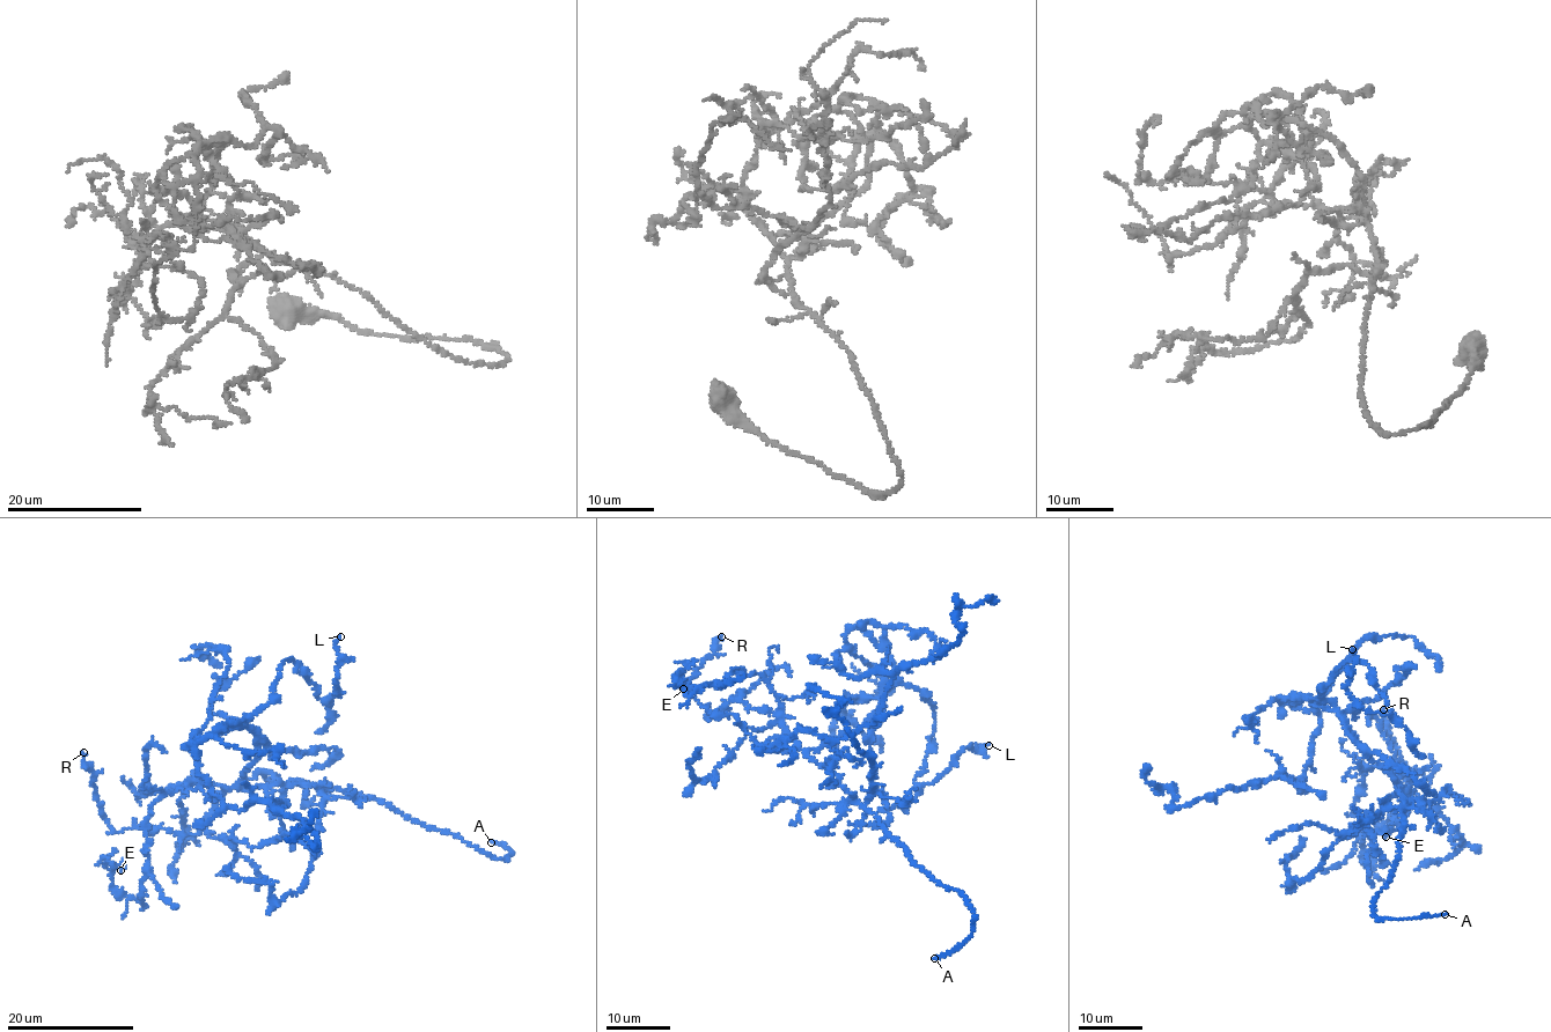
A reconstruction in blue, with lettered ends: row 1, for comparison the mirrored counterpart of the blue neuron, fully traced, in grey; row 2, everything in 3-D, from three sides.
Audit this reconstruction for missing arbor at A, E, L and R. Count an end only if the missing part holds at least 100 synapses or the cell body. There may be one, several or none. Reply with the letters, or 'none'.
A

